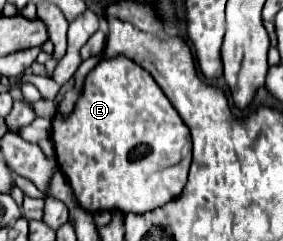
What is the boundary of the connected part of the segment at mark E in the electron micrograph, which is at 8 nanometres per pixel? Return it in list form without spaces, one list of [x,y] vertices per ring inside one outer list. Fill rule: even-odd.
[[[122,54],[104,58],[94,70],[90,70],[70,116],[58,116],[52,120],[52,140],[60,170],[72,186],[78,204],[92,214],[114,210],[124,214],[142,214],[174,200],[186,184],[192,160],[188,126],[182,122],[180,114],[160,90],[156,80],[152,80],[144,68]],[[134,144],[150,144],[150,156],[146,156],[146,160],[138,160],[138,164],[130,164],[130,160],[126,160],[126,152],[130,152]]]

